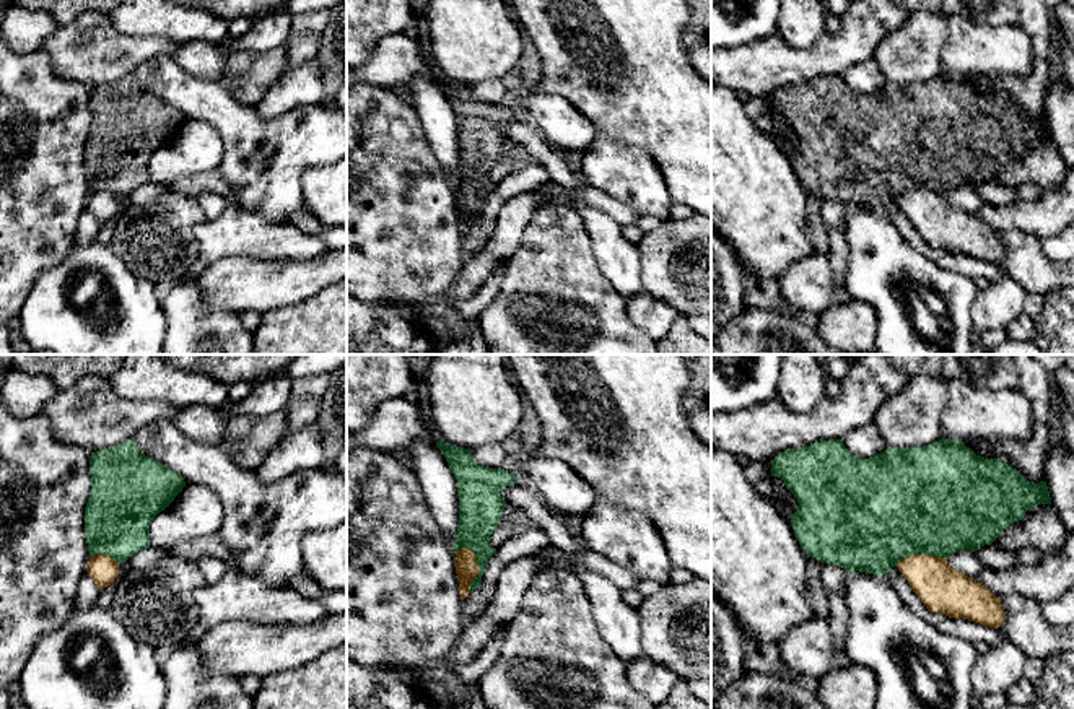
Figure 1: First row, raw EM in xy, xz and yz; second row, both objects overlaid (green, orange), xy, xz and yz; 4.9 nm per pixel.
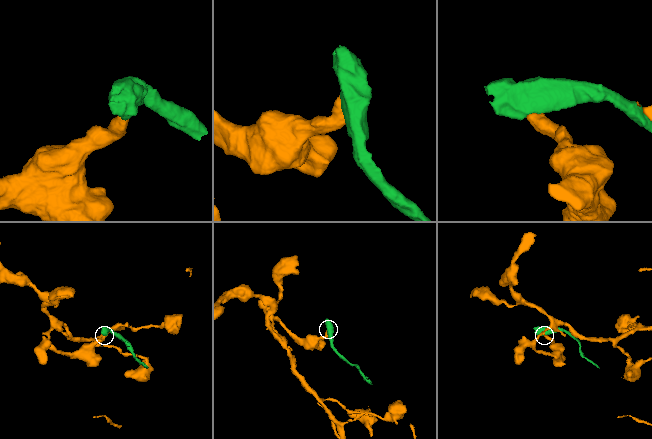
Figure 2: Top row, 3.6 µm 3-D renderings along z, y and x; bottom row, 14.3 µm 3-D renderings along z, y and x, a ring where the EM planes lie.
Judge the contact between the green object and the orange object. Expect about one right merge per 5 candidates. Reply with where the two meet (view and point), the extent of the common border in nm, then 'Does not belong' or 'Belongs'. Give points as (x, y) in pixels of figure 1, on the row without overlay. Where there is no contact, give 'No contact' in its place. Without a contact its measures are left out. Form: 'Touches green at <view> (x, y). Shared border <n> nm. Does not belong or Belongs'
Touches green at xz (479, 202). Shared border 220 nm. Does not belong

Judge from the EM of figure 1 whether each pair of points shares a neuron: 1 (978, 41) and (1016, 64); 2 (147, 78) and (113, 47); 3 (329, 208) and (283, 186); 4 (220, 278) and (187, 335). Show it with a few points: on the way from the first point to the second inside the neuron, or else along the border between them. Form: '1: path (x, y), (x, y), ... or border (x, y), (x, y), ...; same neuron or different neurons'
1: path (988, 49), (1006, 54); same neuron
2: border (171, 56), (153, 56), (130, 73); different neurons
3: border (326, 165), (305, 171), (303, 205); different neurons
4: border (194, 270), (202, 304), (207, 309), (238, 314); different neurons

